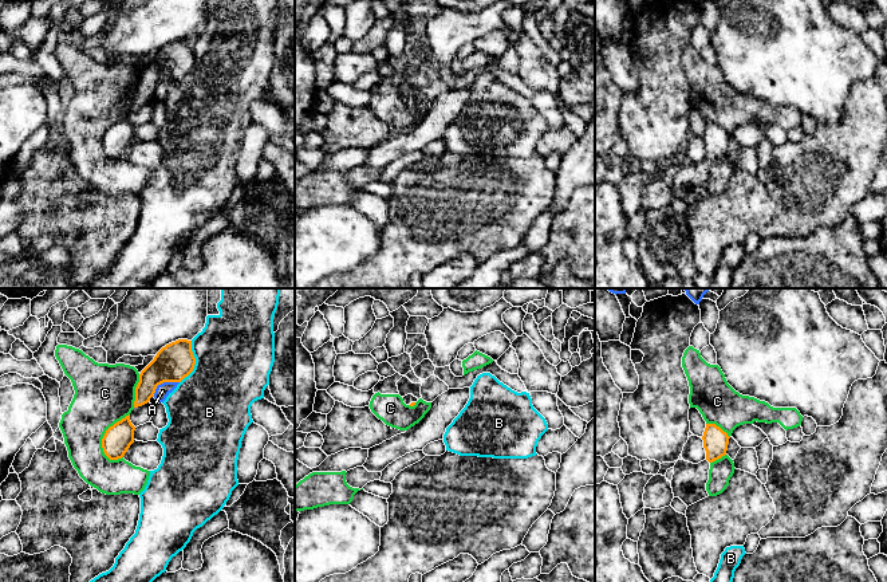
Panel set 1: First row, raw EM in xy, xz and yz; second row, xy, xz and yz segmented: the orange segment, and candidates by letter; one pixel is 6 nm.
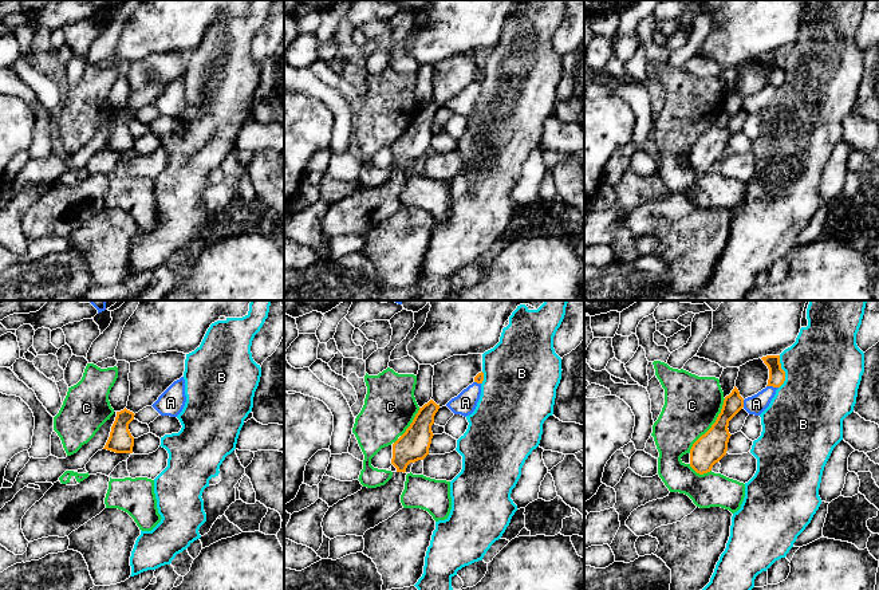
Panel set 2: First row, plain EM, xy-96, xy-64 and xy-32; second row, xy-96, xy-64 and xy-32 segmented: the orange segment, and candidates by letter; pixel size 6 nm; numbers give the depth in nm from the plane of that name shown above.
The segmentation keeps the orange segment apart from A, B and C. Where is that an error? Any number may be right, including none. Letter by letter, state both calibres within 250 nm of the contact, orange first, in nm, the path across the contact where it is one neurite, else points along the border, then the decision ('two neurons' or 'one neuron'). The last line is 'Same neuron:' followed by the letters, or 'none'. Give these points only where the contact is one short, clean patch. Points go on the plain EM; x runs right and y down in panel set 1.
A: 220/90 nm | two neurons
B: 220/480 nm | two neurons
C: 170/360 nm | two neurons
Same neuron: none

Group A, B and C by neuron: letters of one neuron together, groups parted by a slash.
A / B / C

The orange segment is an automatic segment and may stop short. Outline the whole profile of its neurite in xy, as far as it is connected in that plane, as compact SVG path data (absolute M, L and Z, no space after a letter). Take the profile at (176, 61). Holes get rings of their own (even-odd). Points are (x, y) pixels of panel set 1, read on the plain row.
M178 39L162 47L139 74L134 107L147 103L154 97L158 84L181 82L193 71L194 64L192 40Z

